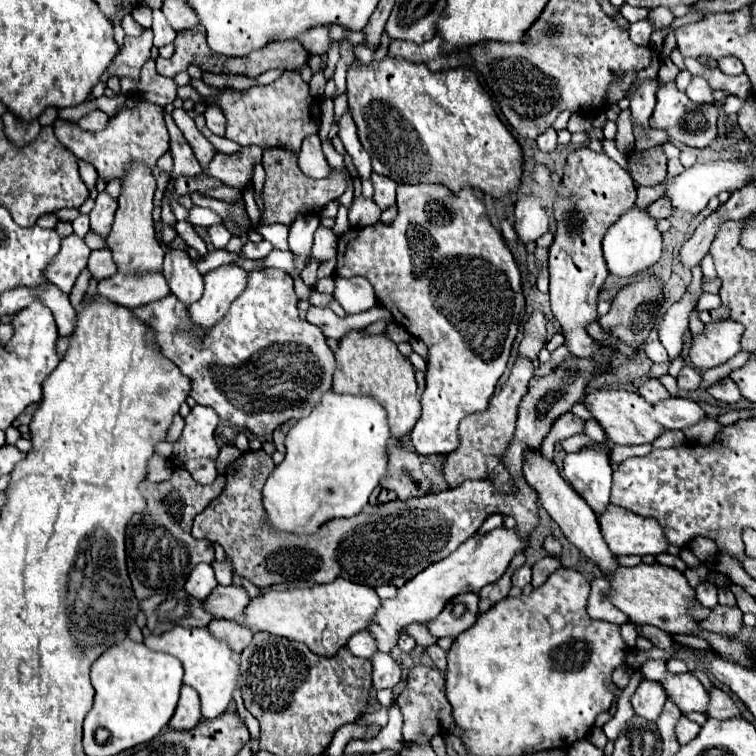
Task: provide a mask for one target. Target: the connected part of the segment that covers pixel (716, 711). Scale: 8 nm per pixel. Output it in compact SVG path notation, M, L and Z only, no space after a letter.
M712 688L710 690L708 714L712 718L718 718L718 720L728 720L728 718L740 716L740 710L738 710L736 702L730 698L730 694L726 694L726 692L718 690L718 688Z

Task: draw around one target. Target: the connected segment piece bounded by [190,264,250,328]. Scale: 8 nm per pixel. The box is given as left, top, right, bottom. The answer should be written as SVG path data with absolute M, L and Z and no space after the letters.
M222 264L220 268L210 270L208 274L204 274L204 294L202 294L202 298L198 302L190 304L190 316L192 316L192 320L198 326L202 326L202 328L210 328L212 324L216 324L226 314L230 302L244 292L248 276L250 276L250 272L244 270L238 264Z

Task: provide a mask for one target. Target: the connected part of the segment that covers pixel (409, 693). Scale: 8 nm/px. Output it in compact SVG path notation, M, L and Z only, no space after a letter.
M416 666L408 674L408 684L396 698L396 704L402 708L404 716L404 740L414 742L418 734L426 734L432 738L434 734L450 734L450 726L454 722L452 718L452 706L444 694L444 676L440 670L430 666Z

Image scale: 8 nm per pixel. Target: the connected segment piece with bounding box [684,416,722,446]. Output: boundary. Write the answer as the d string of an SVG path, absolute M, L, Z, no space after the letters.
M710 416L706 422L700 422L700 424L692 426L692 428L686 428L684 434L686 434L686 438L688 438L690 442L706 446L708 442L714 440L716 432L720 432L720 430L722 430L722 424L720 424L716 418Z

